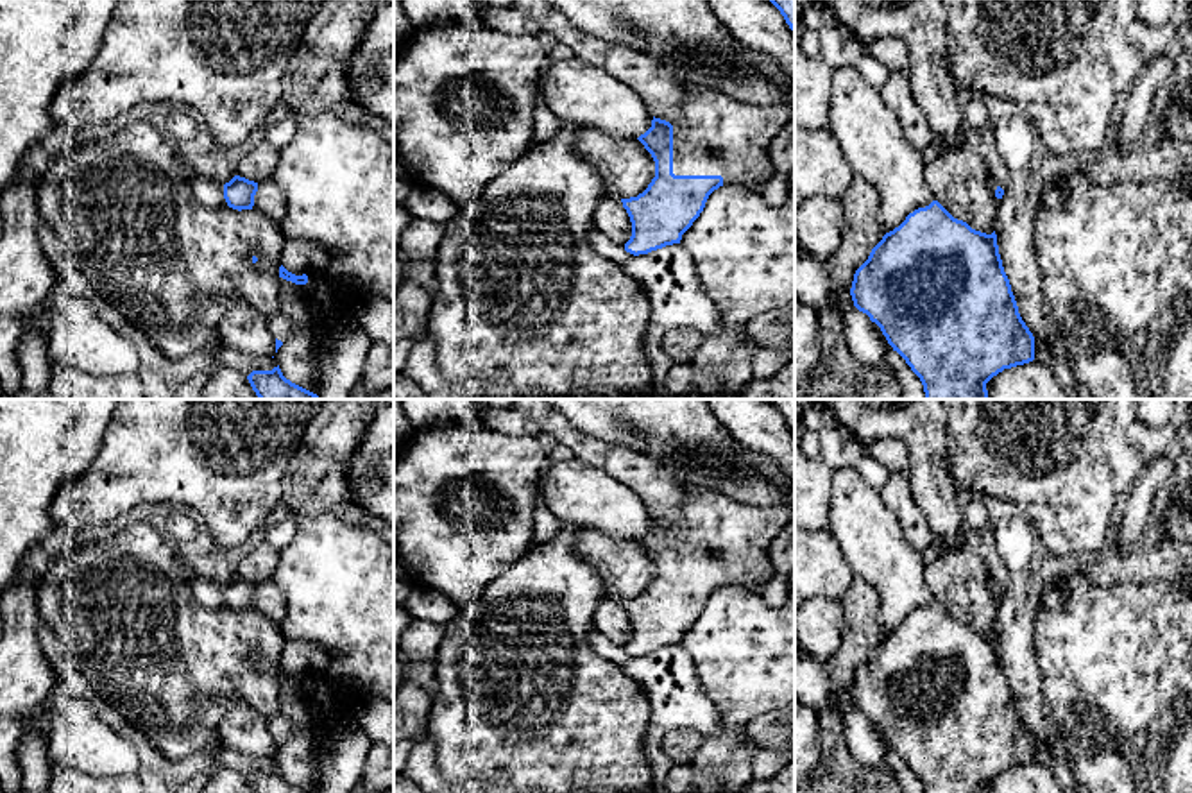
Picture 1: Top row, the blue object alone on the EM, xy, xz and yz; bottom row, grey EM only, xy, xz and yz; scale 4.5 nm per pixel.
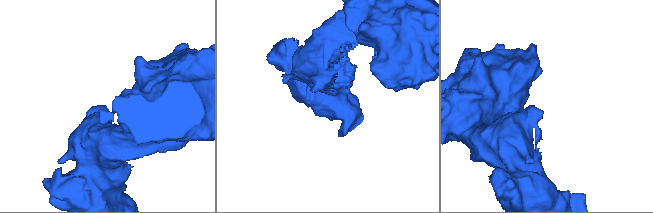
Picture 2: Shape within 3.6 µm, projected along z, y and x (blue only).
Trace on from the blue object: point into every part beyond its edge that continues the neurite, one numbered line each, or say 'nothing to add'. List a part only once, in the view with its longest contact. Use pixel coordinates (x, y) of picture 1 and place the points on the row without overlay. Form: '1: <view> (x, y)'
1: xz (718, 537)

